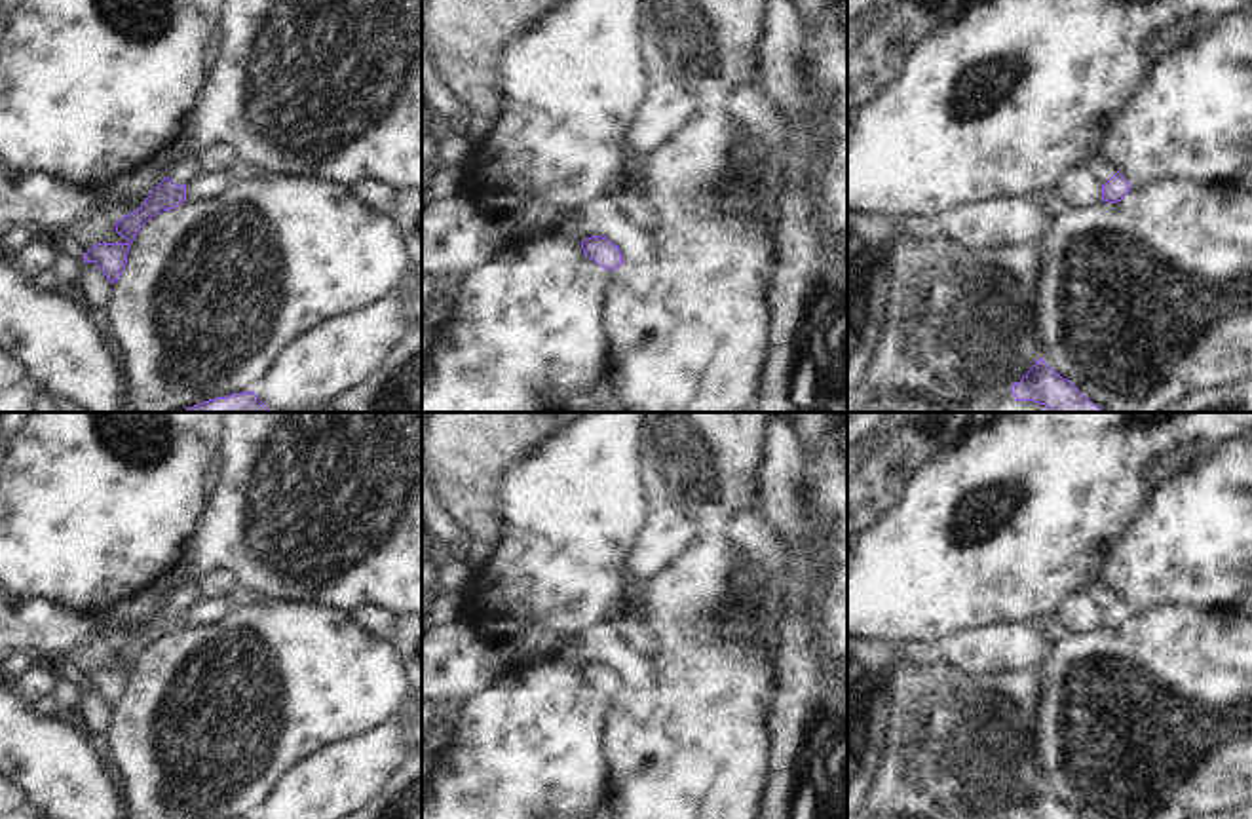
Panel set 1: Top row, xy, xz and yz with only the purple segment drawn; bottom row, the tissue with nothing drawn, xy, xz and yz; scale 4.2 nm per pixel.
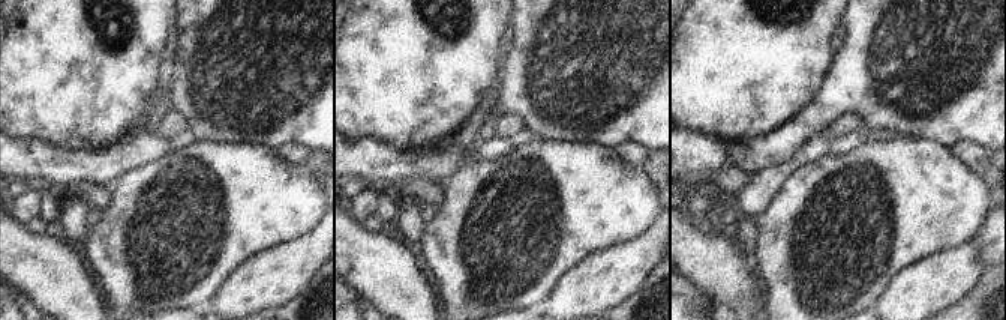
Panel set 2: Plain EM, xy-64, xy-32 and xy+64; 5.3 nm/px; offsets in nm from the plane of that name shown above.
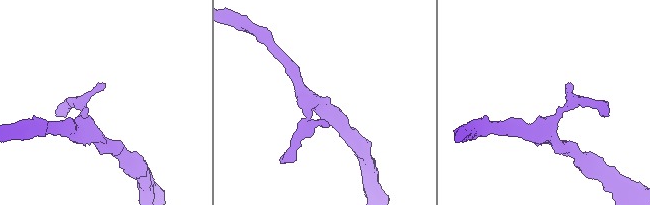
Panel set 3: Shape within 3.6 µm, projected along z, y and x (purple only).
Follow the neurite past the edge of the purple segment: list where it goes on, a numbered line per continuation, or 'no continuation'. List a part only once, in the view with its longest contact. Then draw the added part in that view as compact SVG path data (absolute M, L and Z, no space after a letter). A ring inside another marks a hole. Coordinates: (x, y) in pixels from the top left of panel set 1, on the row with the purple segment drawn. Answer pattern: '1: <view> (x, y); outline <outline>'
1: xy (183, 171); outline M186 152L180 160L177 160L169 167L167 177L175 184L190 184L201 173L203 173L203 163L199 160L199 152Z

